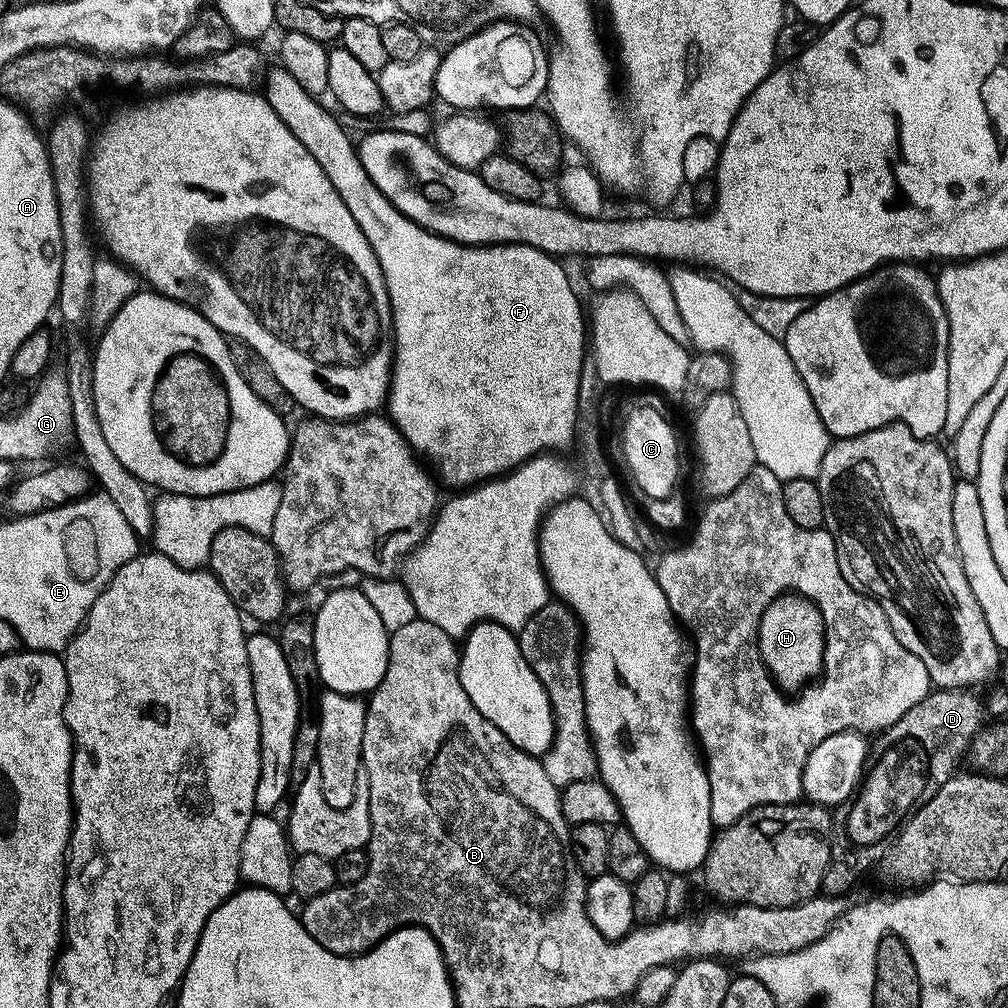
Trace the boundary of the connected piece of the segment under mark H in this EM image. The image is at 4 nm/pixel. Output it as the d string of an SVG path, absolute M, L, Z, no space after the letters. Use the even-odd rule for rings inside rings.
M795 594L781 596L780 599L774 601L762 618L760 653L764 659L765 668L781 689L796 688L795 690L800 690L811 685L824 671L824 622L820 618L820 609L805 596Z

